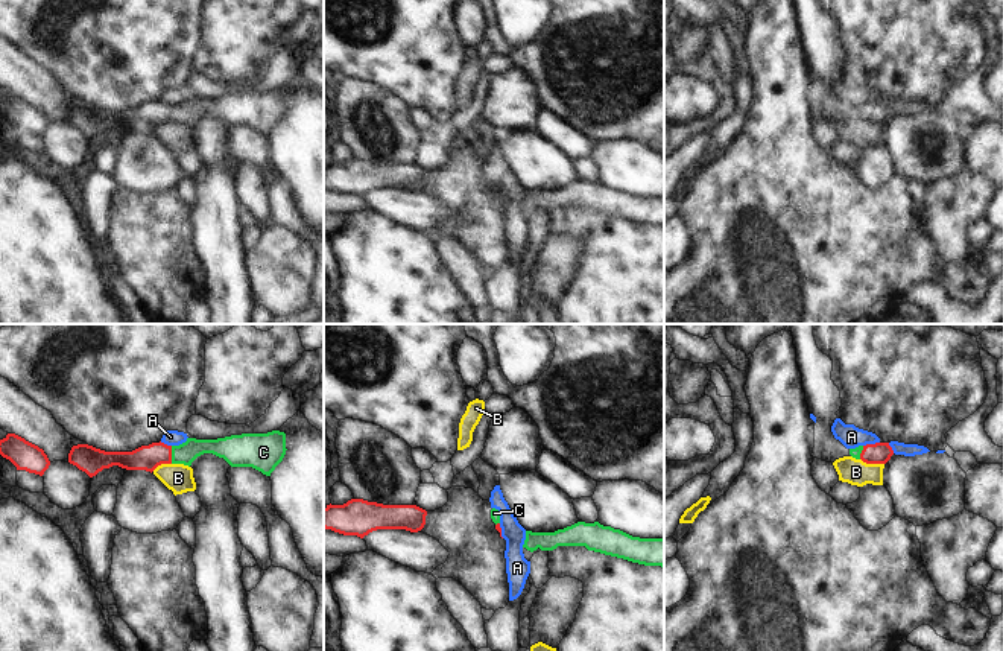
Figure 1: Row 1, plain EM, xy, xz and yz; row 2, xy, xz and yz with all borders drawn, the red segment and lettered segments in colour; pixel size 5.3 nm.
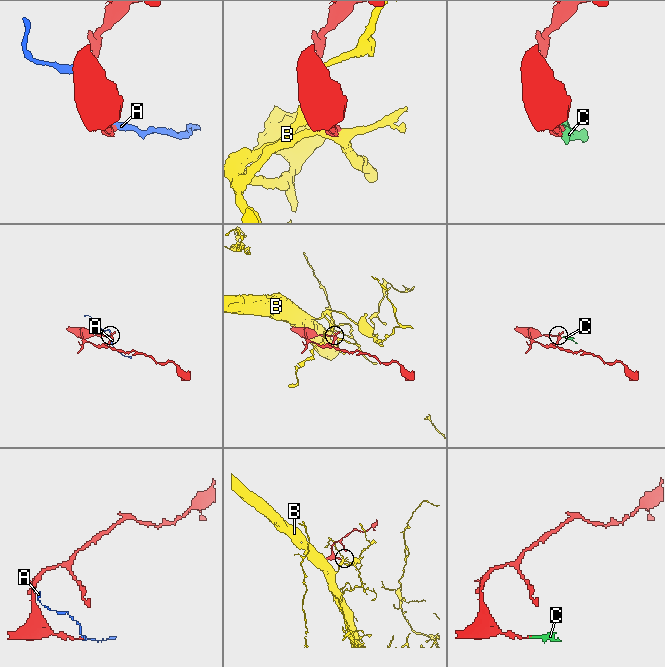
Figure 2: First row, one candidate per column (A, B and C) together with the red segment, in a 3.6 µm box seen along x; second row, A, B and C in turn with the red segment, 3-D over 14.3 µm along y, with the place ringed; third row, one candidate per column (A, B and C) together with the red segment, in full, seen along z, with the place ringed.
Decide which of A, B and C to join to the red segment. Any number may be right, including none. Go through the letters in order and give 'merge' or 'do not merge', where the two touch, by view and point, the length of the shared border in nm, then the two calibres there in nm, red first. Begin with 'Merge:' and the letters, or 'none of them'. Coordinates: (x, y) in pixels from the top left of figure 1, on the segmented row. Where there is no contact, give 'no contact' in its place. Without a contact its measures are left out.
Merge: C
A: do not merge | yz (871, 444) | 90 nm | 110/120 nm
B: do not merge | yz (873, 463) | 130 nm | 110/140 nm
C: merge | xy (170, 455) | 100 nm | 130/110 nm

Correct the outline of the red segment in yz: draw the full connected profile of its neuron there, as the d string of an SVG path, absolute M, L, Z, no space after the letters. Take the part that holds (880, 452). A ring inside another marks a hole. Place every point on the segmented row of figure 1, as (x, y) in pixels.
M875 443L850 449L850 455L866 464L886 464L894 455L894 450L889 443Z

